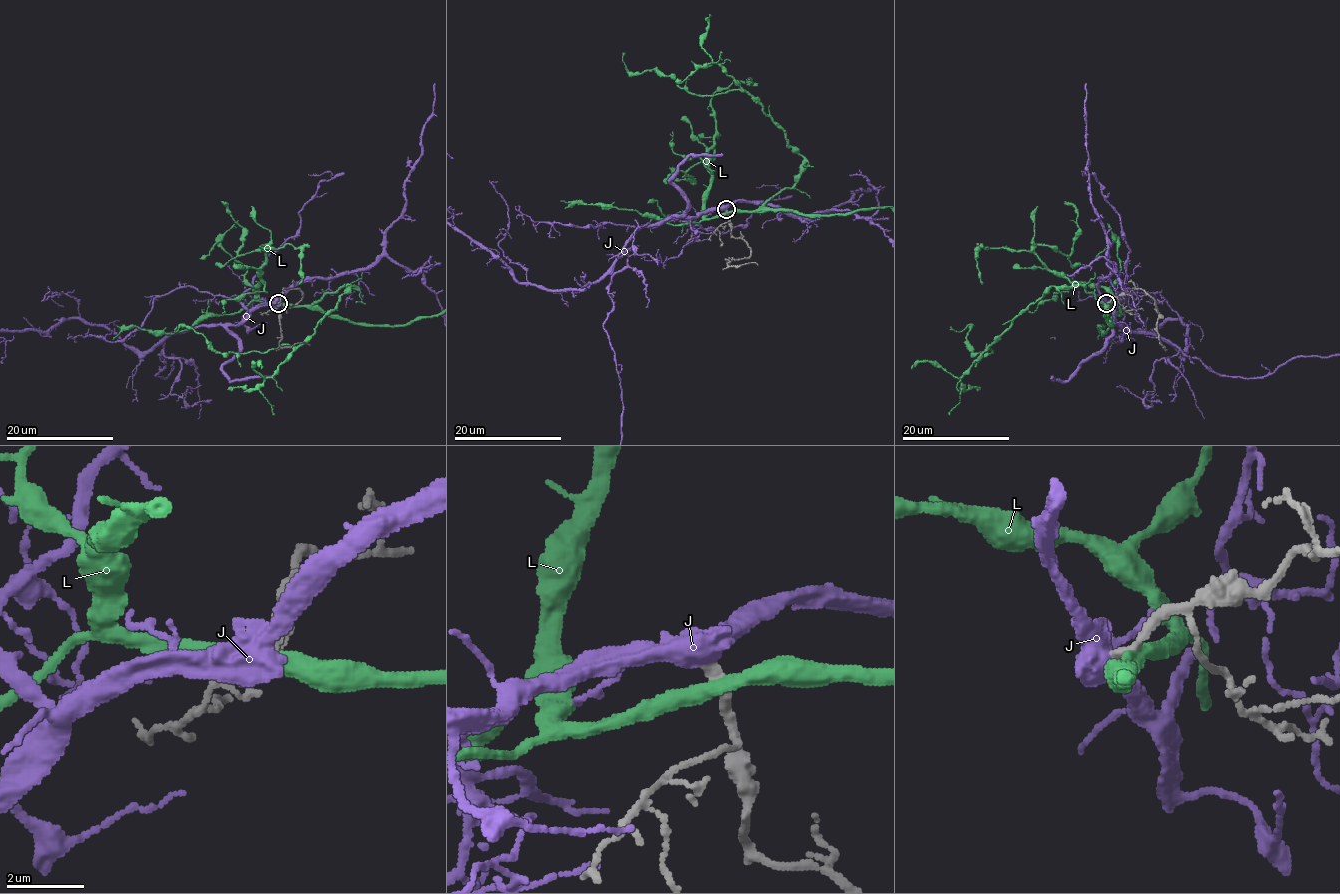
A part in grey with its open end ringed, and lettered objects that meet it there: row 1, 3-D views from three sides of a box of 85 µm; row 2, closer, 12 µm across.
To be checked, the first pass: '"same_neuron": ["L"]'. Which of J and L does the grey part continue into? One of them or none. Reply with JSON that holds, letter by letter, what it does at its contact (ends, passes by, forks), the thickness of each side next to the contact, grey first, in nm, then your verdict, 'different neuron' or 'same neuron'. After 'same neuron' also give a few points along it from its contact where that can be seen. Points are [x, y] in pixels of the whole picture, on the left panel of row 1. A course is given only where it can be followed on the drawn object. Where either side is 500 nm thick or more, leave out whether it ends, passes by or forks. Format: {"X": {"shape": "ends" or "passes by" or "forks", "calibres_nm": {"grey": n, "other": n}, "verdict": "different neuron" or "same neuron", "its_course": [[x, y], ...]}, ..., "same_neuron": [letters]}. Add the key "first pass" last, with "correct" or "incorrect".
{"J": {"calibres_nm": {"grey": 260, "other": 650}, "verdict": "same neuron"}, "L": {"shape": "passes by", "calibres_nm": {"grey": 320, "other": 360}, "verdict": "different neuron"}, "same_neuron": ["J"], "first pass": "incorrect"}

